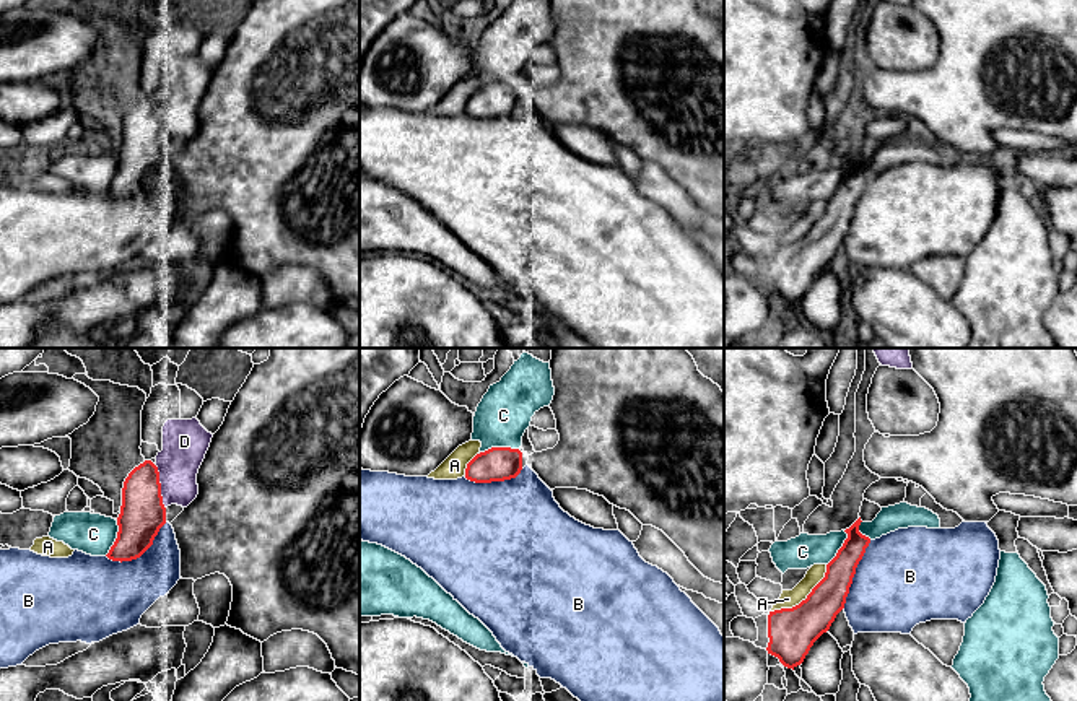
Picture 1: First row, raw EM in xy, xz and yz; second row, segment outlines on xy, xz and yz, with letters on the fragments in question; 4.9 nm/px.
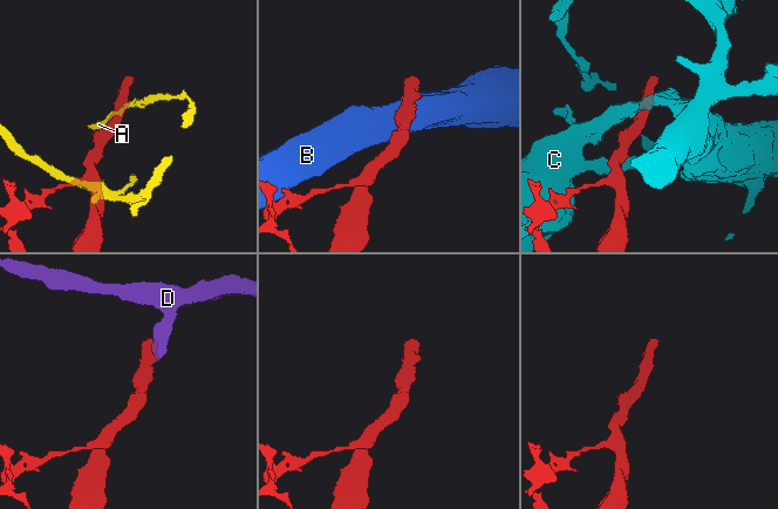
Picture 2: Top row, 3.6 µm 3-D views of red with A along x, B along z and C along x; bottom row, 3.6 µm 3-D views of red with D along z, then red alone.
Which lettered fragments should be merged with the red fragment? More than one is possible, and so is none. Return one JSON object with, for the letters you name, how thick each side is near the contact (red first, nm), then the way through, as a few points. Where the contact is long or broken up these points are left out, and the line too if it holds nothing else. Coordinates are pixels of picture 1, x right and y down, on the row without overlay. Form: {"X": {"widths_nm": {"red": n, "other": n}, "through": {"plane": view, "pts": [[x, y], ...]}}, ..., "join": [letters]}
{"D": {"widths_nm": {"red": 220, "other": 220}}, "join": ["D"]}

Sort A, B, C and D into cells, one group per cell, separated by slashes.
A / B / C / D

